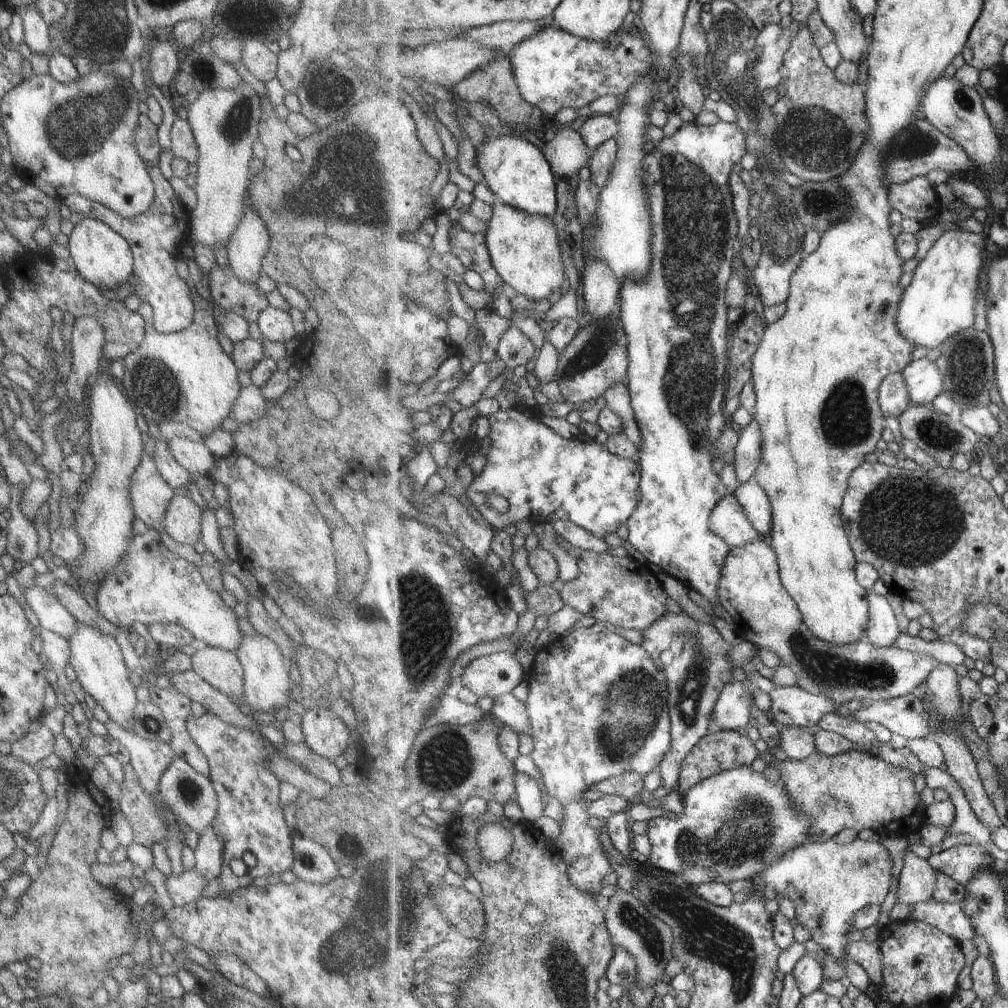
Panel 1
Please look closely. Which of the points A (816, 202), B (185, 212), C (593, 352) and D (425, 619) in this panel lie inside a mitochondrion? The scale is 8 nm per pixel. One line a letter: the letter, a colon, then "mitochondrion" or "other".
A: mitochondrion
B: other
C: mitochondrion
D: mitochondrion

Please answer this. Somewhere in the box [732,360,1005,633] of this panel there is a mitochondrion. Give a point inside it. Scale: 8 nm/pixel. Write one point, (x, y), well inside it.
(905, 522)

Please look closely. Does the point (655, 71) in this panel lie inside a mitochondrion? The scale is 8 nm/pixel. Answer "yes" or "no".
no

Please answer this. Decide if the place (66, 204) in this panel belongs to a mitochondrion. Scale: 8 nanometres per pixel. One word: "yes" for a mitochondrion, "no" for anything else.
no

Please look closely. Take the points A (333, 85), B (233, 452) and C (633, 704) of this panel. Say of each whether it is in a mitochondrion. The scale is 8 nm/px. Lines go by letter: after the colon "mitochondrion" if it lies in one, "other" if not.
A: other
B: other
C: mitochondrion

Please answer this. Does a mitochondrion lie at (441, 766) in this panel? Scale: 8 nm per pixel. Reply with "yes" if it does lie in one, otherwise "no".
yes

